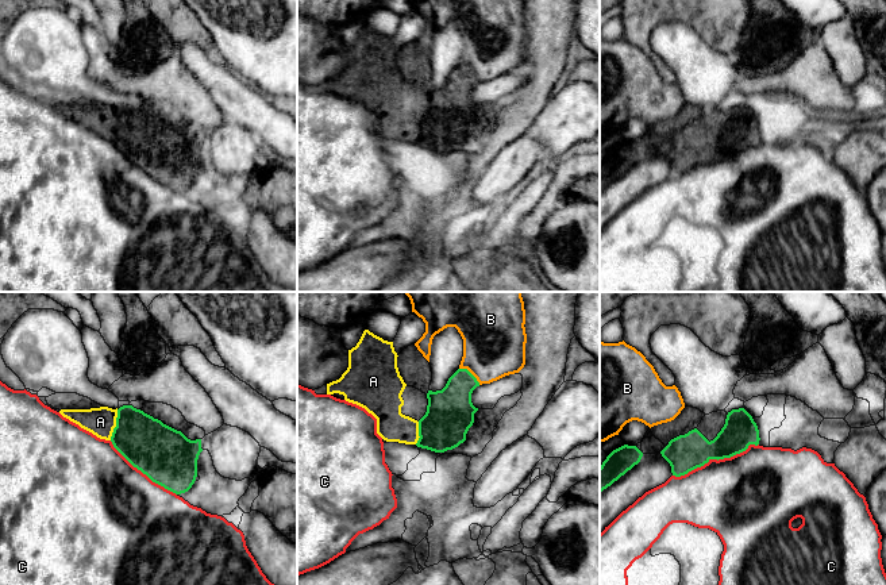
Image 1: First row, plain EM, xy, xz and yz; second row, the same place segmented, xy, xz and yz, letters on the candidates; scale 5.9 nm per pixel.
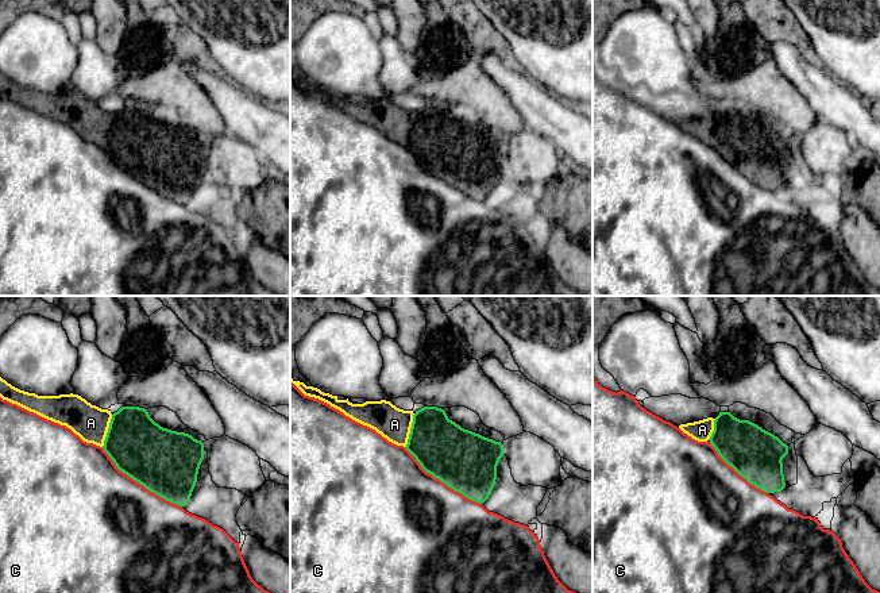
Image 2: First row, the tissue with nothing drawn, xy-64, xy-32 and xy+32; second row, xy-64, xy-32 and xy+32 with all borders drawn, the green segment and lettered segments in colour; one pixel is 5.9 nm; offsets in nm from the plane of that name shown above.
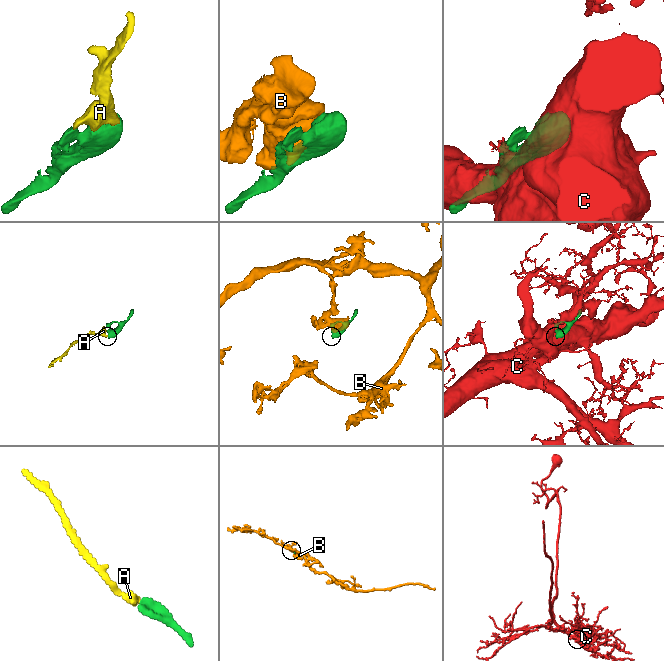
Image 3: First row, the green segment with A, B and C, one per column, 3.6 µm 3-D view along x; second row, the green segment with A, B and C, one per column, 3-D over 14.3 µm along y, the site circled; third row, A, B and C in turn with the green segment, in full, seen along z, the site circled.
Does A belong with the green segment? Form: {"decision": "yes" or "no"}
{"decision": "yes"}

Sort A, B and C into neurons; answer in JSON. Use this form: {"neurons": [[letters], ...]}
{"neurons": [["A"], ["B"], ["C"]]}

